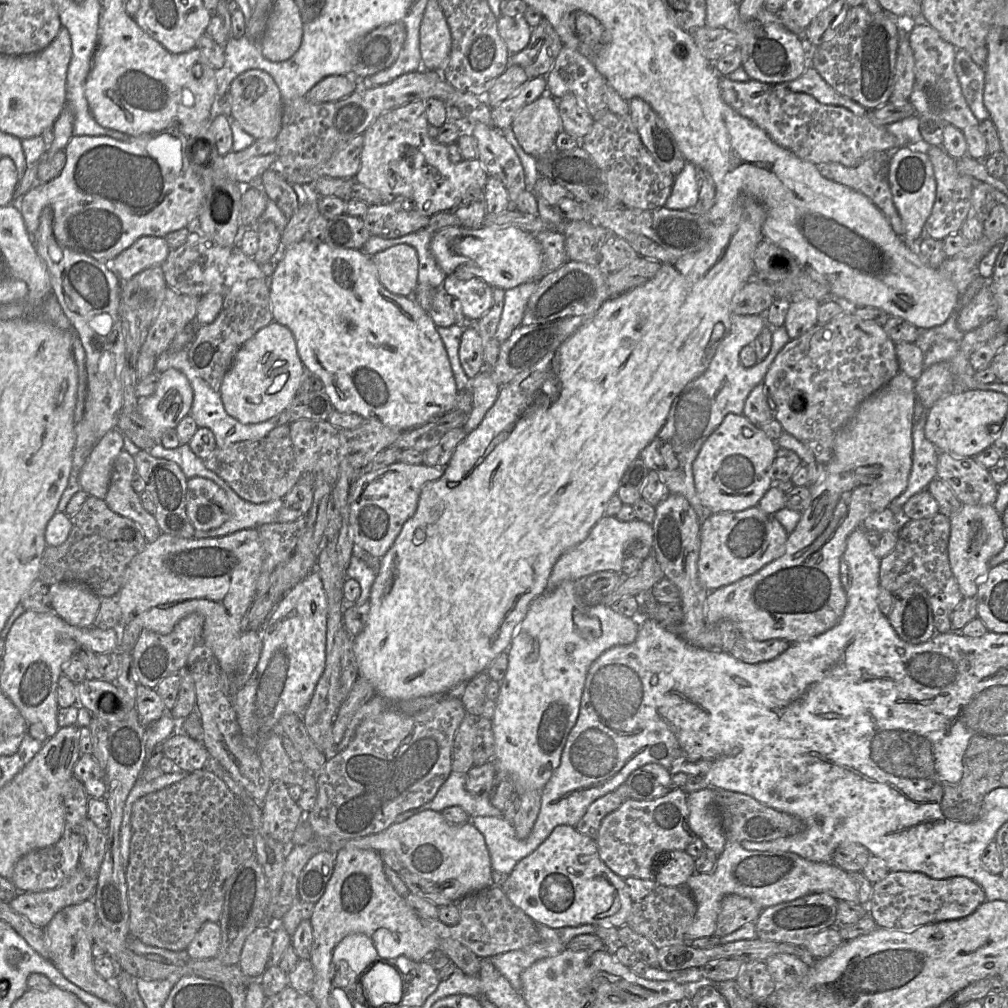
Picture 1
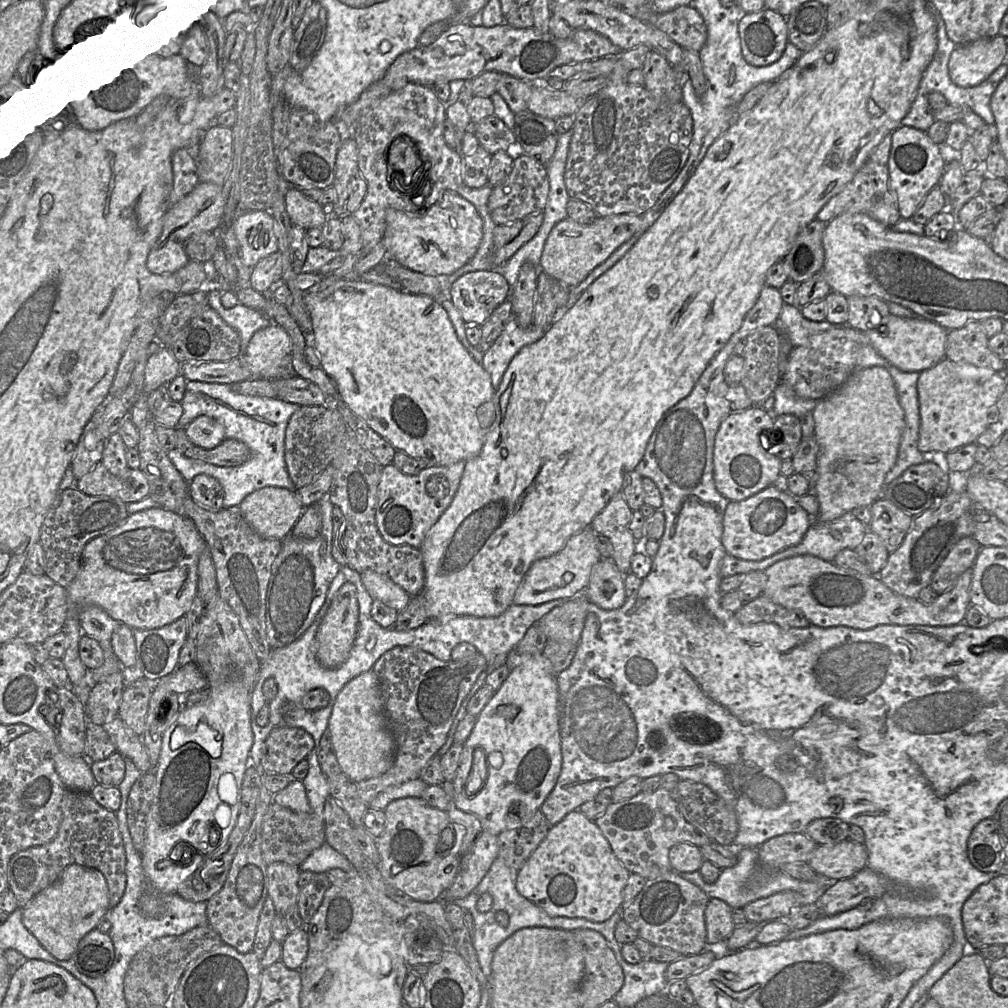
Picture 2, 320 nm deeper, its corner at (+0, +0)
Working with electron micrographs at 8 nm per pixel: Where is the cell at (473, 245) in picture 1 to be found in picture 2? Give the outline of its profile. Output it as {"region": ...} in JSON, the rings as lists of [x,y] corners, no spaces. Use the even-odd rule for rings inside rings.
{"region":[[[447,190],[442,194],[440,199],[434,205],[432,205],[427,210],[422,210],[420,213],[407,213],[401,210],[389,208],[386,211],[386,230],[384,232],[381,242],[386,248],[386,256],[388,258],[396,260],[402,266],[426,275],[442,276],[450,275],[457,271],[458,269],[460,269],[461,267],[463,267],[465,264],[467,264],[476,254],[480,242],[482,240],[482,237],[483,237],[483,220],[479,212],[477,211],[476,207],[471,202],[460,196],[456,191]]]}

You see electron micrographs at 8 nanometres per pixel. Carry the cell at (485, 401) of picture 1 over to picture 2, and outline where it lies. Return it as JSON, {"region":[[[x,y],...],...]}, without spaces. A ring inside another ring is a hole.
{"region":[[[466,461],[448,466],[430,465],[419,472],[409,475],[395,465],[384,466],[377,491],[376,524],[381,536],[393,545],[410,545],[420,548],[431,527],[451,504]]]}

